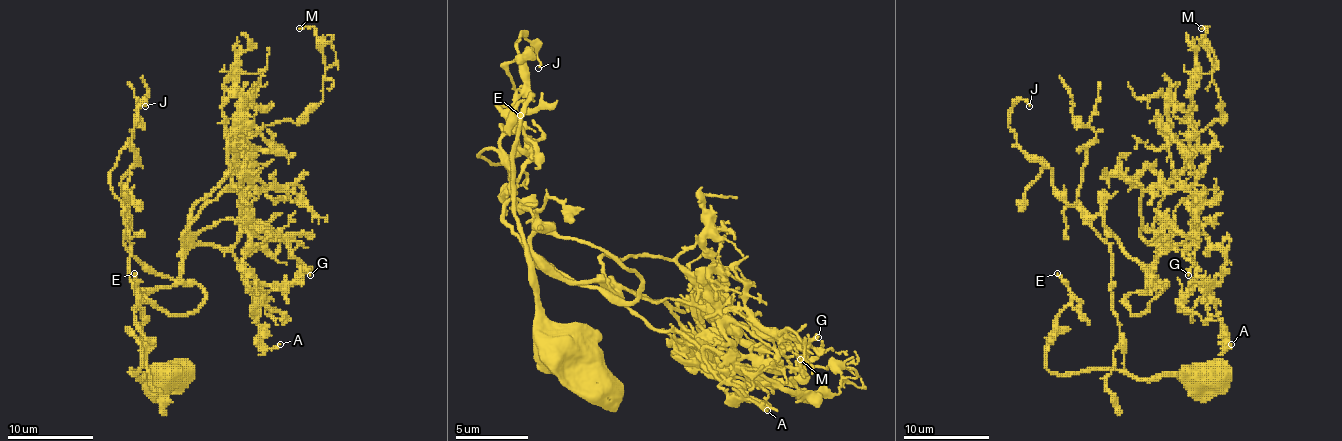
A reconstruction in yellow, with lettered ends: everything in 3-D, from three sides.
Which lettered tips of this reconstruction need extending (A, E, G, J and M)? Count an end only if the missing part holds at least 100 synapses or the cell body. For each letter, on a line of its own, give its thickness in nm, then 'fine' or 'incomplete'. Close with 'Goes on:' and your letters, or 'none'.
A: calibre 240 nm; fine
E: calibre 220 nm; fine
G: calibre 120 nm; fine
J: calibre 130 nm; fine
M: calibre 70 nm; fine
Goes on: none

